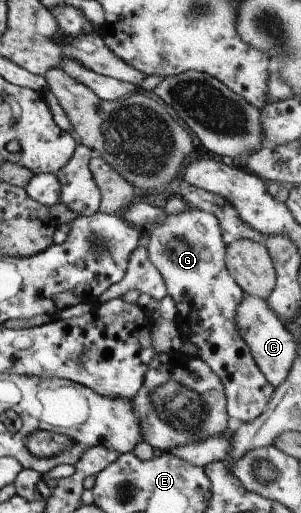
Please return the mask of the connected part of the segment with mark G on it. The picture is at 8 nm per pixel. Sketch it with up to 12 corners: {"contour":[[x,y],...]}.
{"contour":[[188,207],[145,228],[174,323],[253,422],[275,388],[237,325],[245,294],[219,219]]}

